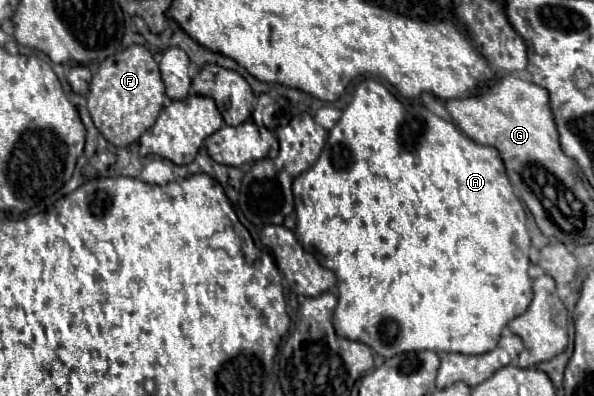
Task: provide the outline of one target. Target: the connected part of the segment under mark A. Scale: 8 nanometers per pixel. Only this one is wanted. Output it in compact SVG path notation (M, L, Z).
M363 80L357 86L351 104L341 114L341 120L335 124L333 130L329 130L329 138L319 160L293 182L293 198L297 214L297 240L307 252L315 250L319 256L323 256L317 258L319 264L325 264L325 268L329 268L337 276L338 303L333 314L335 332L341 338L361 340L363 344L369 344L369 348L373 348L373 352L377 352L385 360L397 356L397 352L417 350L461 354L491 352L499 342L503 326L521 312L525 312L533 298L531 278L527 276L529 236L525 230L525 208L513 194L511 182L505 174L505 166L497 150L473 142L453 122L435 116L425 106L407 108L377 80Z

